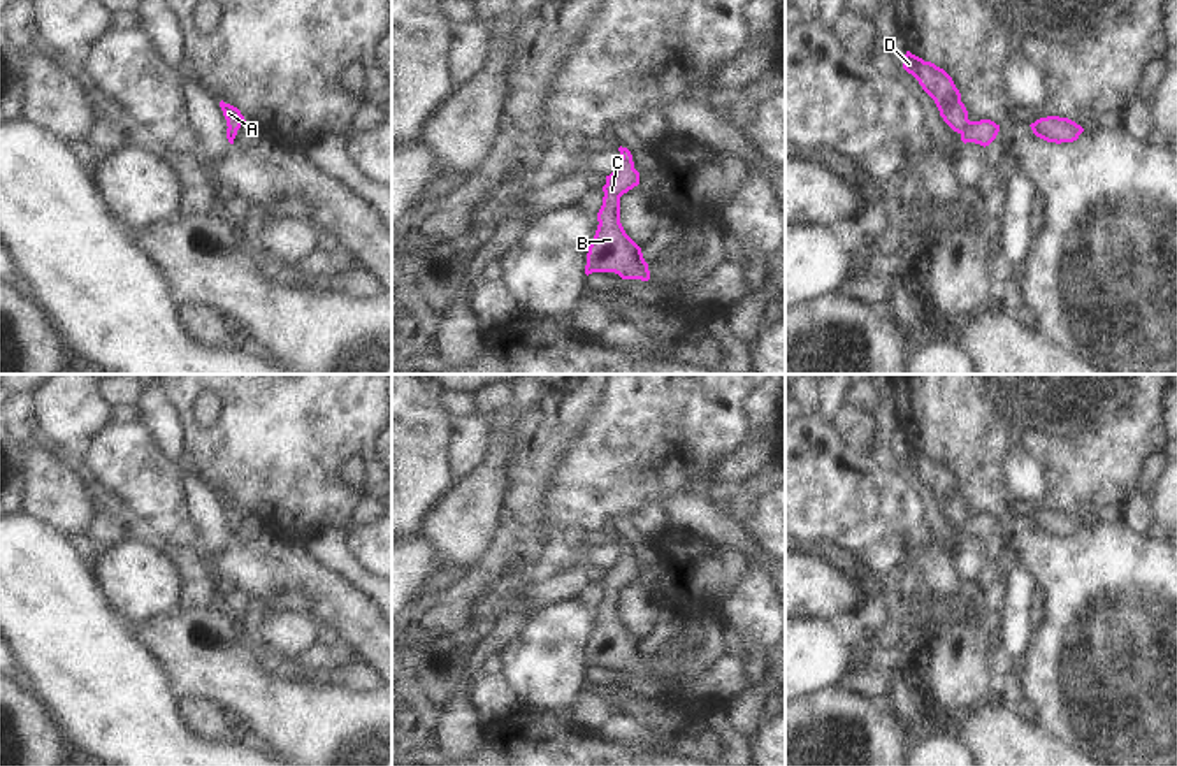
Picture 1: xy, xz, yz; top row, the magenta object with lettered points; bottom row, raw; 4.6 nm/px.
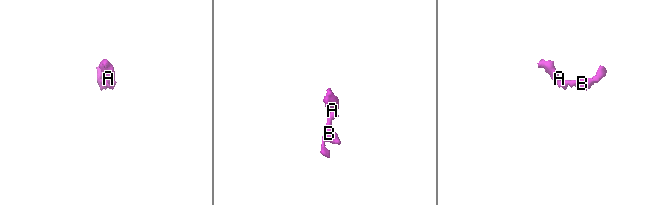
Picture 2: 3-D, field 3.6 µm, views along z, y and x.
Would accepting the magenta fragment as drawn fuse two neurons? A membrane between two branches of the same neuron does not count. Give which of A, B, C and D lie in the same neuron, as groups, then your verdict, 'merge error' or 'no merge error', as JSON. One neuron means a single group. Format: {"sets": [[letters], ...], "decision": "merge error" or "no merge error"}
{"sets": [["A", "B", "C", "D"]], "decision": "no merge error"}

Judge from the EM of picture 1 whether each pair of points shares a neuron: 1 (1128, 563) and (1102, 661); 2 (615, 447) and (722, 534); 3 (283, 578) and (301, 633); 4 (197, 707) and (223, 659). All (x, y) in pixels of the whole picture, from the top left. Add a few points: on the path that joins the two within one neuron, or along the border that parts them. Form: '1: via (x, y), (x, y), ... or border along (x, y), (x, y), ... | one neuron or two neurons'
1: via (1128, 587), (1126, 636) | one neuron
2: border along (707, 471), (656, 499) | two neurons
3: border along (311, 612), (320, 621) | two neurons
4: border along (183, 698), (218, 700), (238, 721) | two neurons

